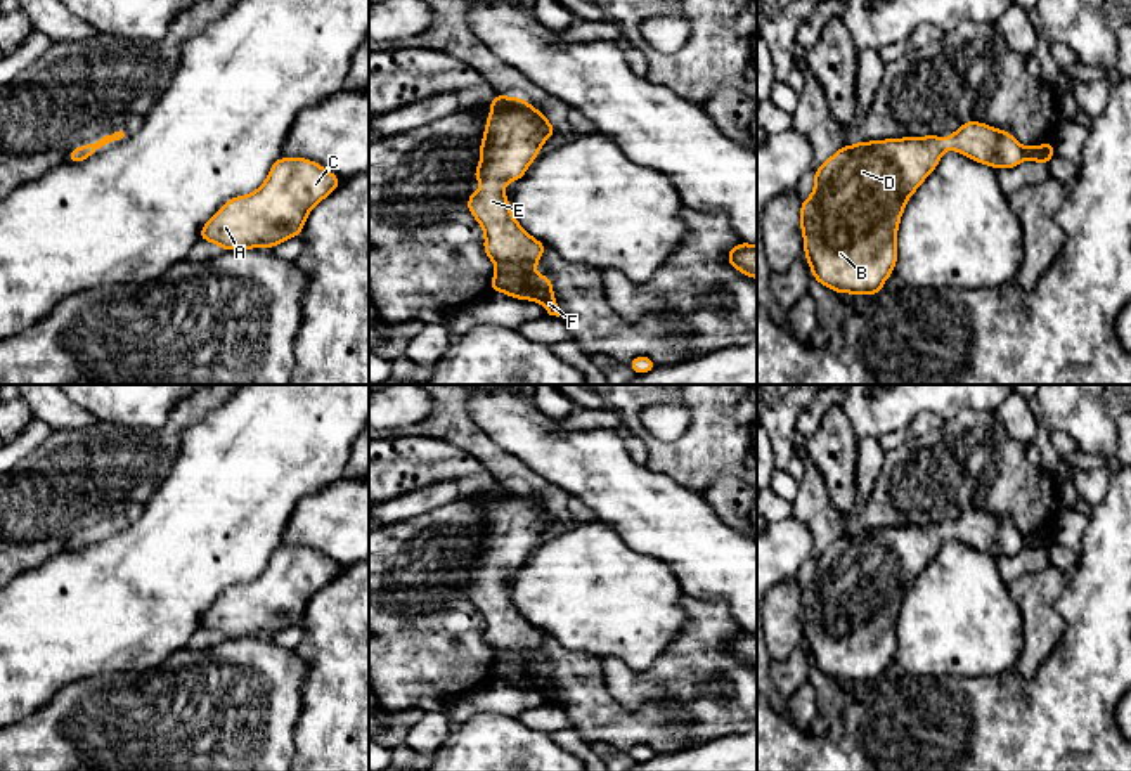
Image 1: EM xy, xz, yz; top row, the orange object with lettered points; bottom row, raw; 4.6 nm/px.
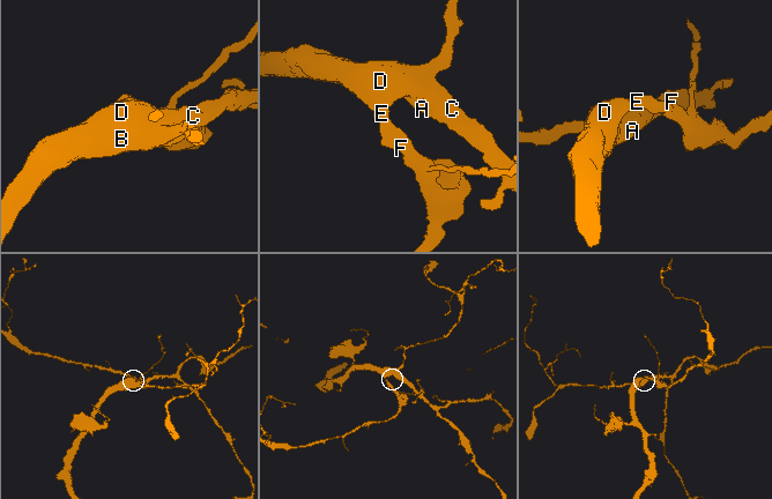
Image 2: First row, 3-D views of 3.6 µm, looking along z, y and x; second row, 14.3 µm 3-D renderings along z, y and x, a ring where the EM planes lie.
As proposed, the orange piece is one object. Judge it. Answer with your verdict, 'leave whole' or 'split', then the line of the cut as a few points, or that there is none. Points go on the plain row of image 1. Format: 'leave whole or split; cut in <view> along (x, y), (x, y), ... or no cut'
leave whole; no cut

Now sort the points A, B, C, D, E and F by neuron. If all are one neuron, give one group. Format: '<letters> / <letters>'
A B C D E F

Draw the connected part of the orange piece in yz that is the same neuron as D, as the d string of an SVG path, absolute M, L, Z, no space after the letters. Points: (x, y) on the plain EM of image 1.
M980 509L963 511L946 528L927 523L840 535L814 560L814 580L800 593L805 648L819 672L838 683L883 677L897 651L904 593L947 535L994 558L1024 547L1048 553L1057 542L1051 528L1024 535Z

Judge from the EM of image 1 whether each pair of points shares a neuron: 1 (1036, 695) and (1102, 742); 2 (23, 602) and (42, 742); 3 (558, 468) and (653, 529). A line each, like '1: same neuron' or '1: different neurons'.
1: same neuron
2: different neurons
3: same neuron

